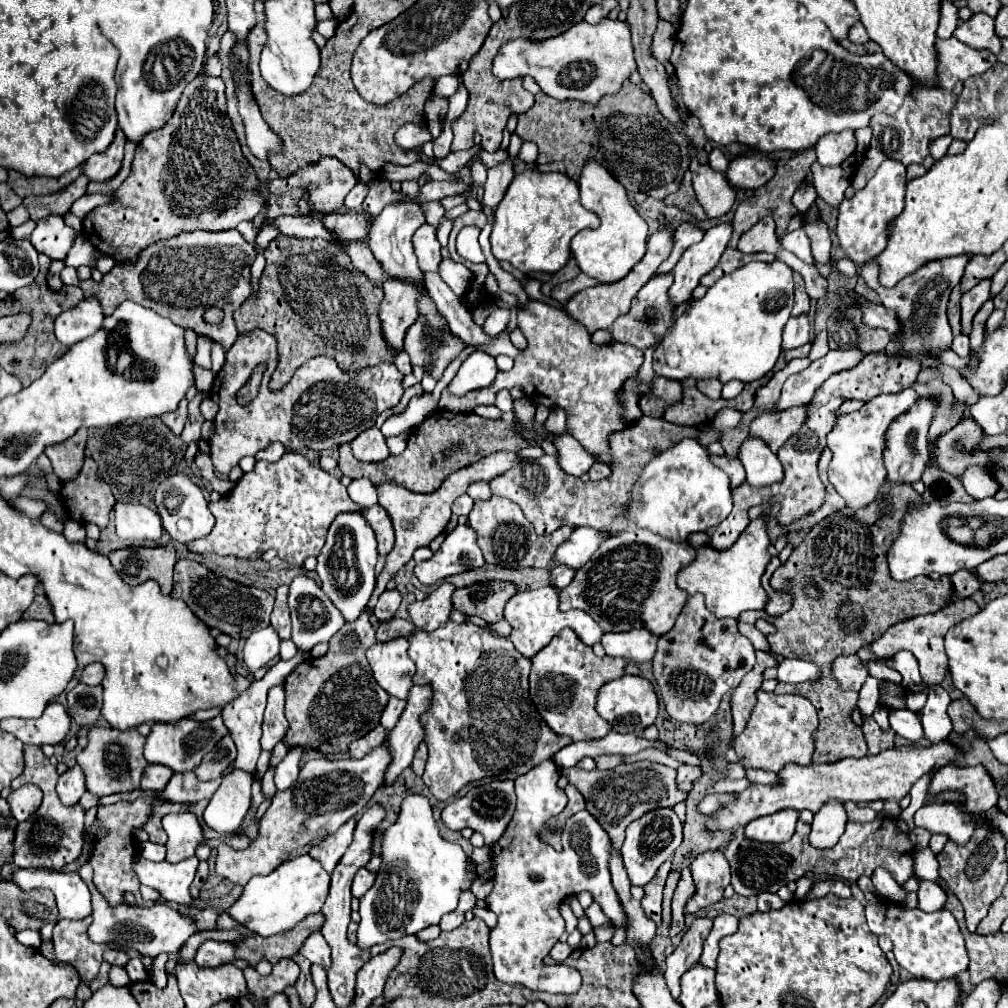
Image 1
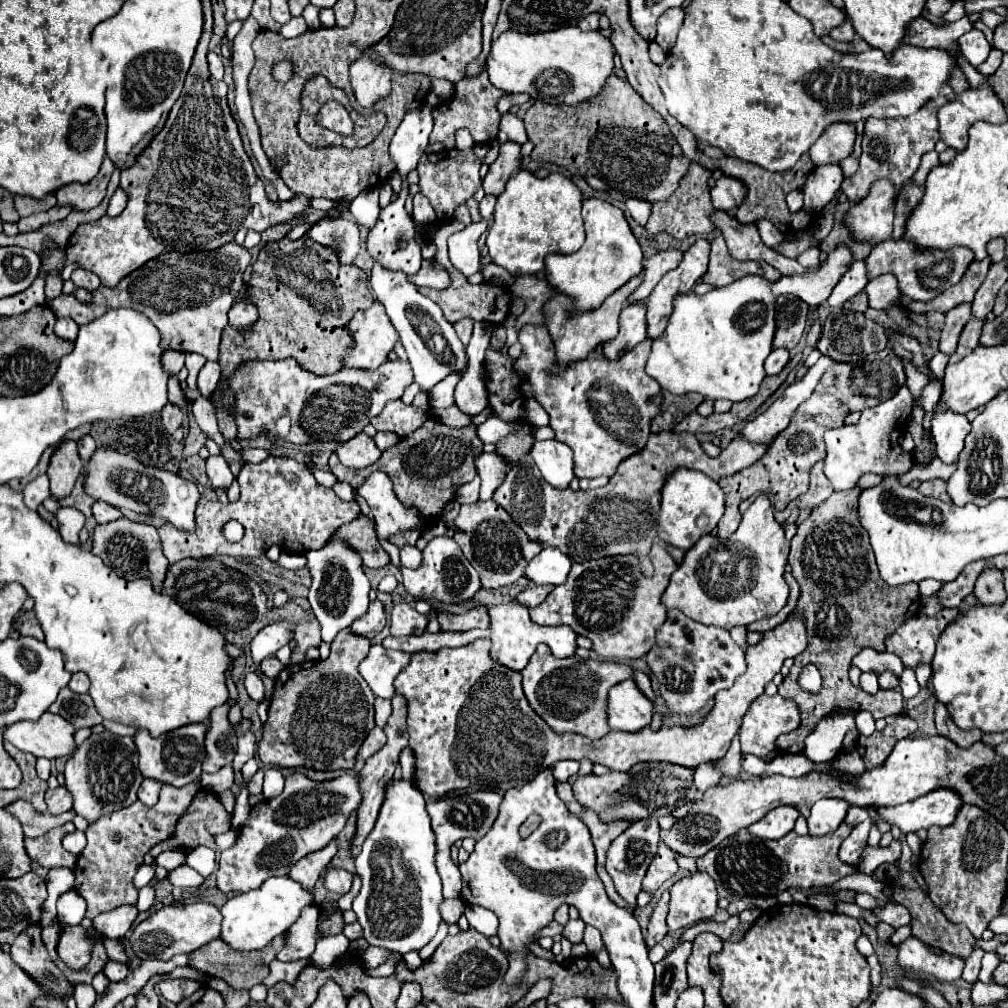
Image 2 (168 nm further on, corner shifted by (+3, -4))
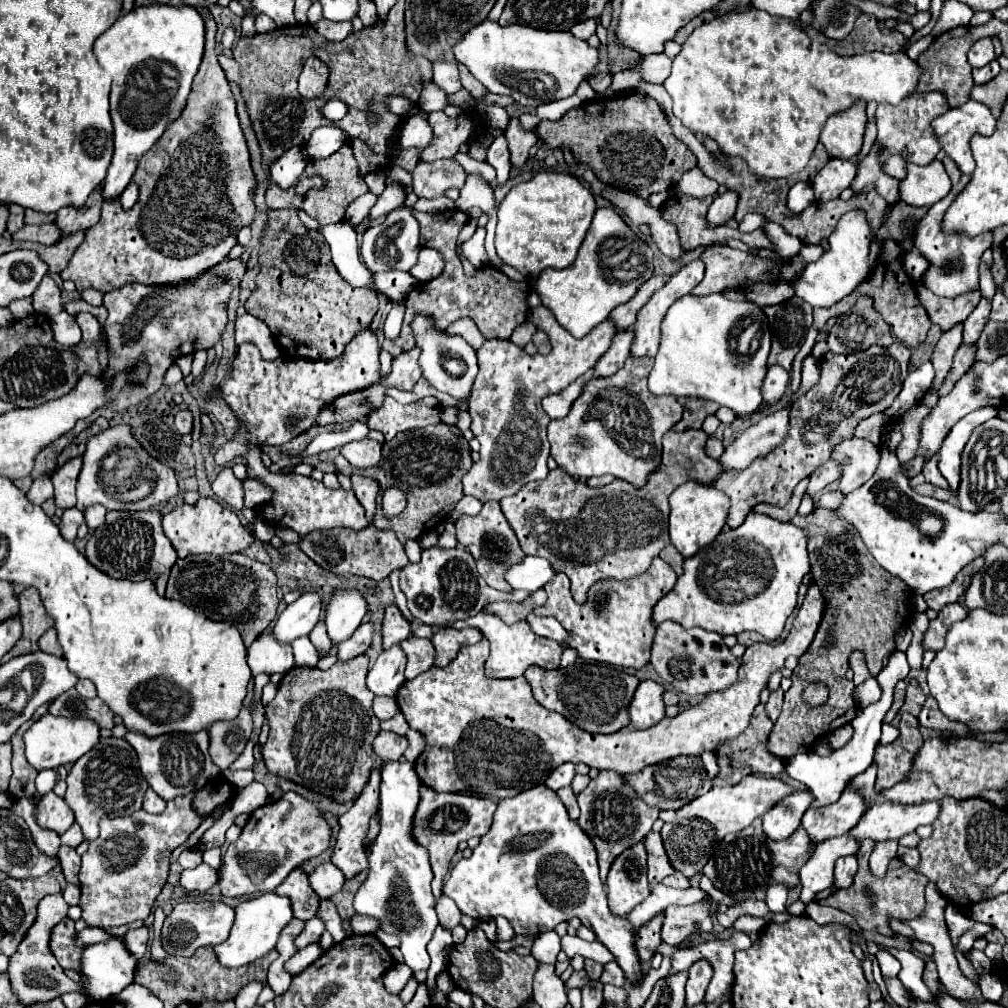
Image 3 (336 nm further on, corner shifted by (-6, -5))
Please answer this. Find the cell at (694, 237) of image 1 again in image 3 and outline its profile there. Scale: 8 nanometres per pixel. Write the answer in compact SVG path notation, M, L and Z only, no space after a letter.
M652 276L648 282L644 282L644 284L640 286L638 294L636 294L630 302L618 306L618 310L612 310L612 314L610 314L608 320L614 324L616 332L624 332L624 330L632 328L638 310L640 310L640 308L650 300L650 296L652 296L658 288L662 288L662 286L666 284L666 280L668 280L668 276L662 276L662 278Z

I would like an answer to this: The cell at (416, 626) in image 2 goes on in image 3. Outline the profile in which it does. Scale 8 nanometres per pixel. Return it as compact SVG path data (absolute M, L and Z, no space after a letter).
M394 604L386 606L382 620L382 648L386 650L408 636L410 636L410 624L402 618L400 610Z

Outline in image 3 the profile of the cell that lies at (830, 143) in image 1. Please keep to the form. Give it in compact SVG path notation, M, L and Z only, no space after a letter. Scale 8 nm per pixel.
M858 100L852 108L830 116L822 128L820 142L832 158L858 156L866 128L866 102Z

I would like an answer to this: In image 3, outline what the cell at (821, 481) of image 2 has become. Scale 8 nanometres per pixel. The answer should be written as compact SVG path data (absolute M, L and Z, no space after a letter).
M804 478L802 482L798 482L798 486L794 488L792 496L790 496L790 502L782 508L776 508L776 506L770 506L770 504L758 504L754 510L760 512L760 514L768 514L772 516L774 520L782 520L782 522L790 522L792 516L798 512L798 506L800 506L800 500L802 500L802 494L806 492L806 486L808 486L808 478Z

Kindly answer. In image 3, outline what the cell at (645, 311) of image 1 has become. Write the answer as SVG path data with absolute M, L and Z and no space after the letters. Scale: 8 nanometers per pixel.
M630 330L616 334L610 348L606 350L606 354L602 354L598 364L594 366L594 378L606 378L606 376L616 374L616 370L622 368L626 358L630 356L630 342L632 342Z

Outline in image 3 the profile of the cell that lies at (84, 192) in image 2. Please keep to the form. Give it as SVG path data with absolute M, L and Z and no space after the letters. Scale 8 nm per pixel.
M96 190L90 194L88 202L82 208L68 206L58 210L56 226L60 228L60 234L74 234L94 226L100 220L100 208L102 208L102 190Z

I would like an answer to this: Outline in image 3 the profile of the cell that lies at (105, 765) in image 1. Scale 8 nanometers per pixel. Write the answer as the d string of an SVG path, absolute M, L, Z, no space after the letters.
M100 738L98 746L90 754L82 756L66 776L68 790L64 794L66 804L74 812L76 822L82 828L84 840L92 842L98 838L98 818L118 818L130 816L142 808L142 798L146 792L146 780L138 774L138 756L134 748L124 738Z

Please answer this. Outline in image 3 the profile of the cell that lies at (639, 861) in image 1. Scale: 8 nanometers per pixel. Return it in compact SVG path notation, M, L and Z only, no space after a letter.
M642 842L624 850L614 860L606 878L606 894L614 916L626 916L638 902L648 898L650 886L646 880L646 850Z

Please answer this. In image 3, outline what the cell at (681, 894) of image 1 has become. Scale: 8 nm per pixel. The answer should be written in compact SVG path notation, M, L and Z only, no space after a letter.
M656 914L646 926L642 926L634 936L634 948L640 958L640 962L650 962L656 948L662 944L662 938L658 938L658 930L662 928L662 914Z

